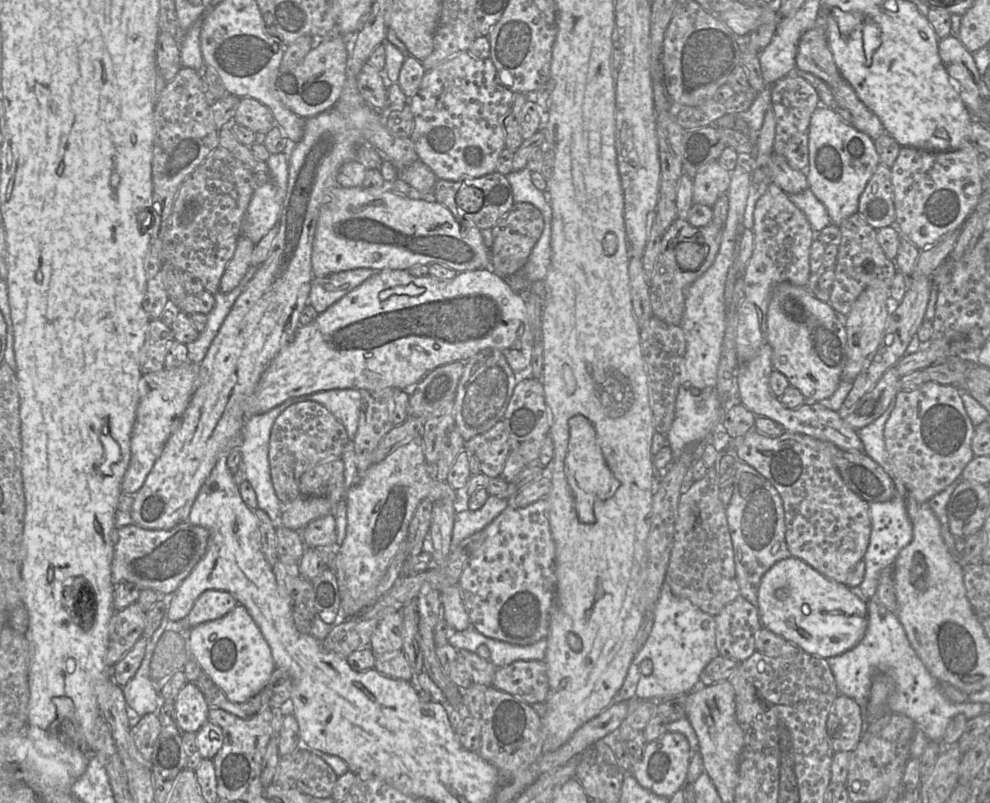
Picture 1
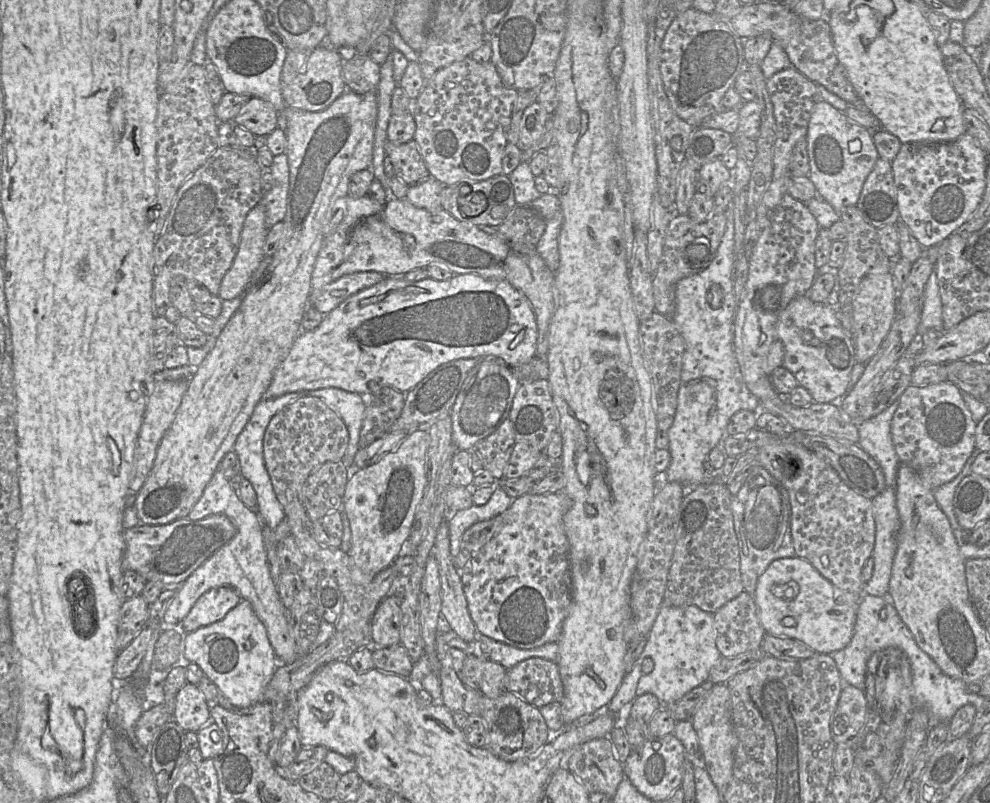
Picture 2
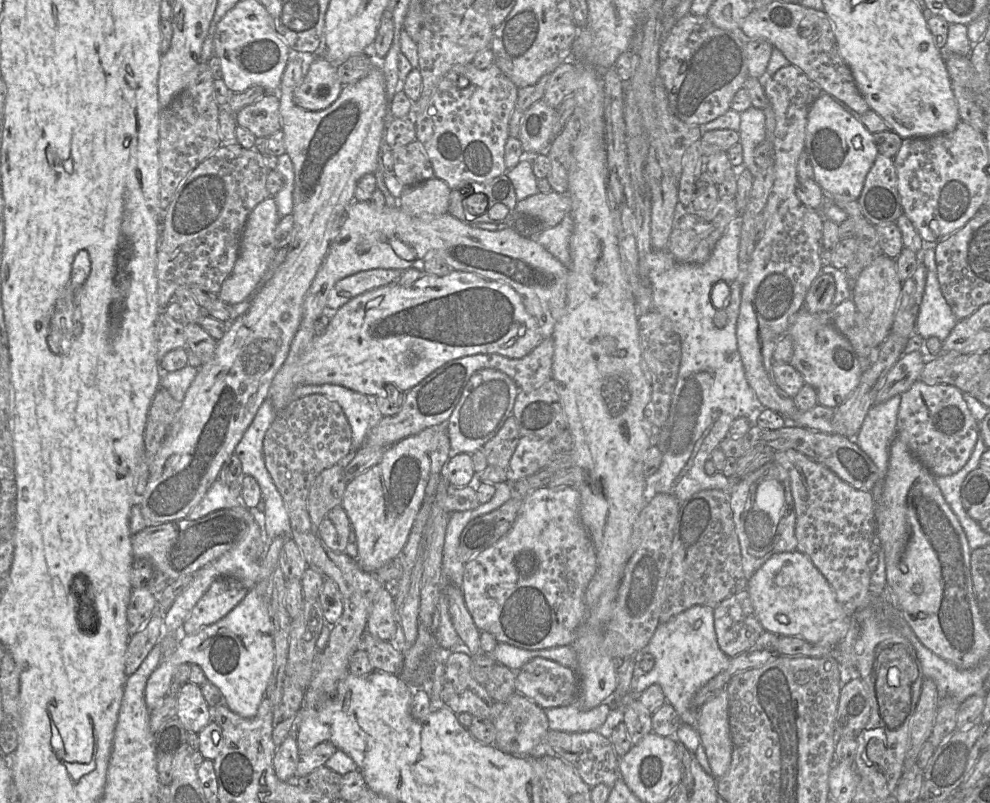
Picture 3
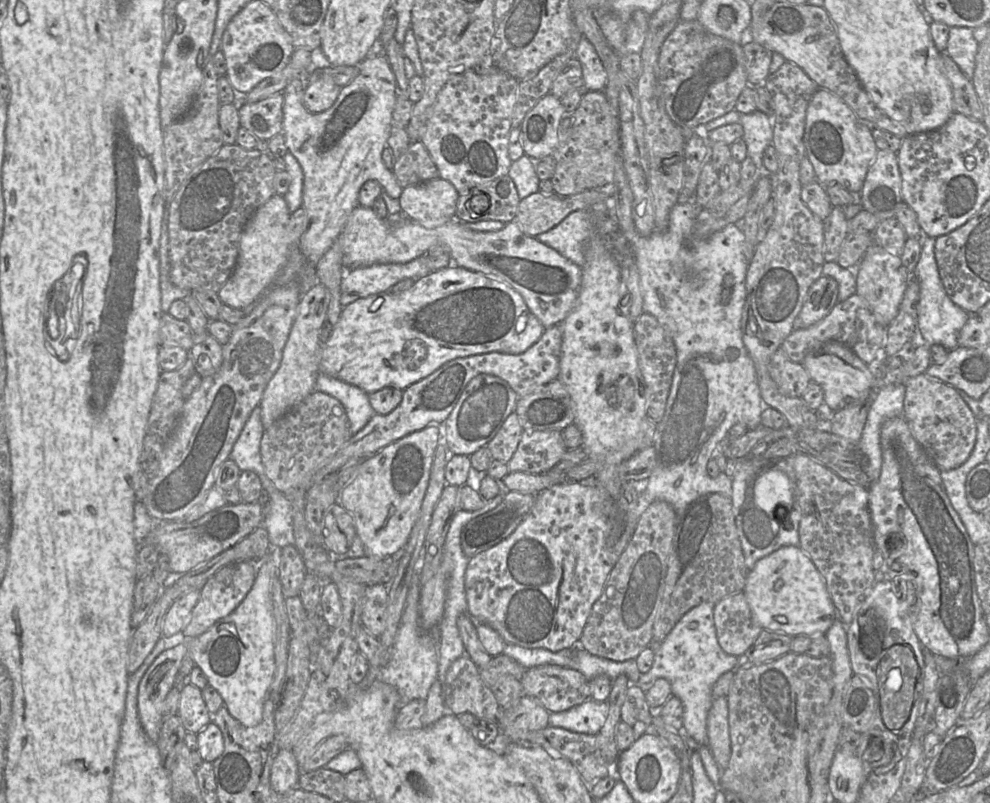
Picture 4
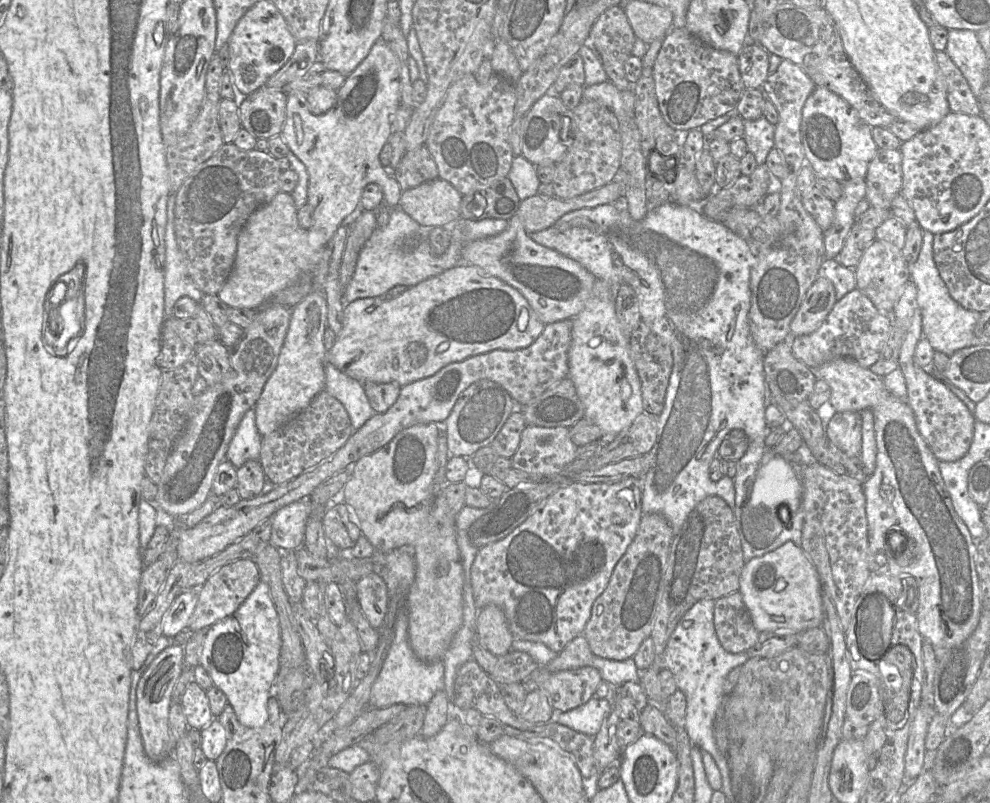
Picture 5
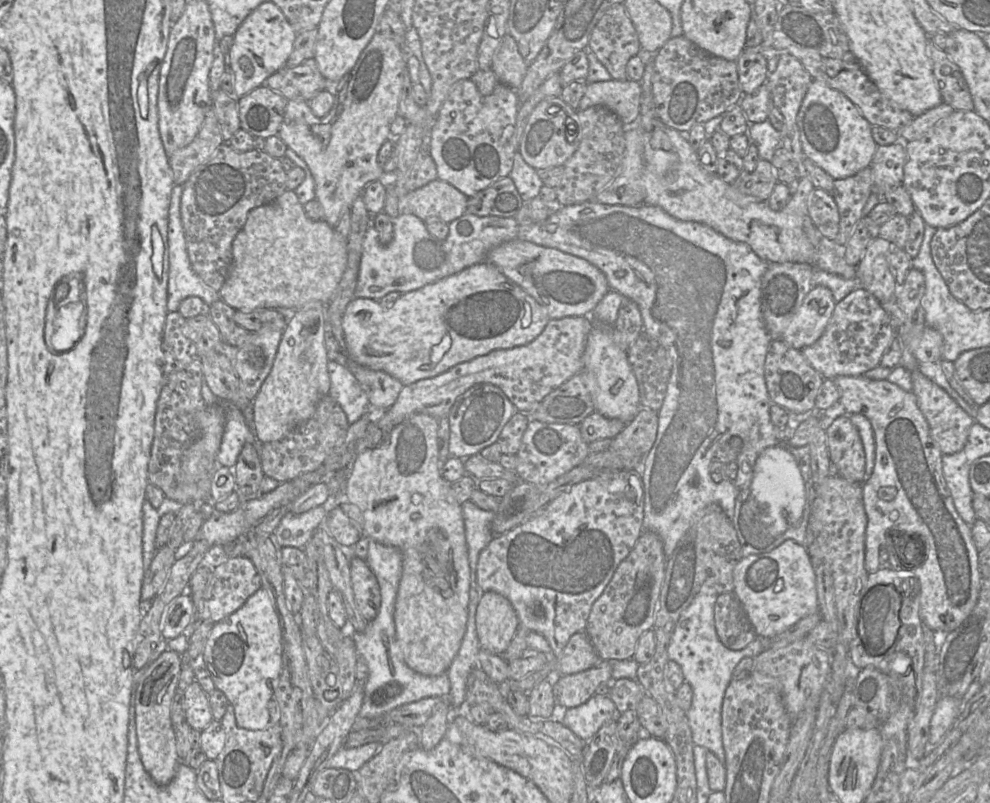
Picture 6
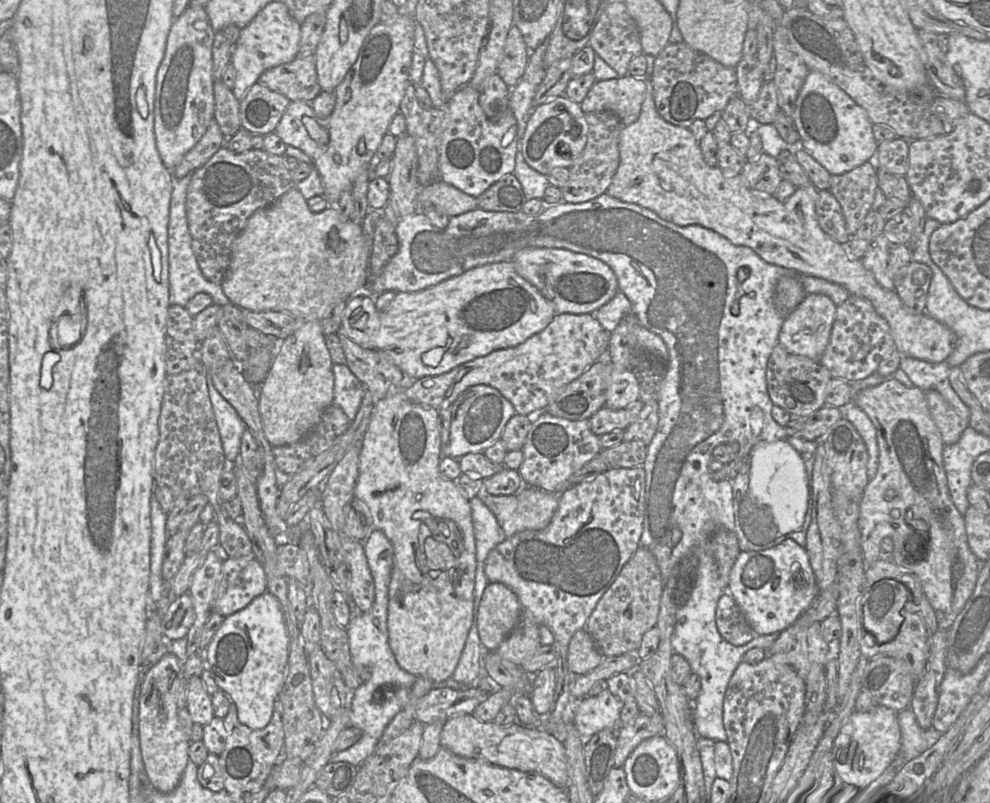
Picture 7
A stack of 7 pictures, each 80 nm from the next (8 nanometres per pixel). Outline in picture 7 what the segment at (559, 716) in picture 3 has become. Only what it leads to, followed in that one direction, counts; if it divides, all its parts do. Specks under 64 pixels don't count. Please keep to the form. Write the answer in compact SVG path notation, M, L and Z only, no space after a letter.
M608 689L597 696L574 701L573 724L582 744L604 729L618 729L623 705Z

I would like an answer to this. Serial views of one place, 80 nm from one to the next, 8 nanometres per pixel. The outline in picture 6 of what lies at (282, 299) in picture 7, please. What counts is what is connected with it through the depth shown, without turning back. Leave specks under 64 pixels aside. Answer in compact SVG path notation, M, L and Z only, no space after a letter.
M286 190L274 201L251 210L243 228L236 235L232 243L232 263L228 276L219 290L220 298L226 304L236 311L254 311L257 309L276 309L286 312L289 316L294 310L297 310L311 301L320 301L327 305L338 287L342 275L347 266L347 239L339 235L335 228L331 227L324 220L312 220L308 218L304 211L304 206L299 202L295 191Z

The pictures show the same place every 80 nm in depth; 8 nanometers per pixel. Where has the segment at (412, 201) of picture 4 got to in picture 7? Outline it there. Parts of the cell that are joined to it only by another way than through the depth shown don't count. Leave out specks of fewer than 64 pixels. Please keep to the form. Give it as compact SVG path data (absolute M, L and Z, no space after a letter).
M438 179L422 187L417 196L419 210L435 207L449 217L478 208L477 199Z

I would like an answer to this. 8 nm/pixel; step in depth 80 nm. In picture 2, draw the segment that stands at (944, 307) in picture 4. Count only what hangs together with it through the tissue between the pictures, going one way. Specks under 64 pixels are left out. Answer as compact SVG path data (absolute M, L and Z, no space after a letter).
M935 269L929 275L924 288L918 333L922 333L927 329L934 329L938 332L945 331L942 319L942 303Z

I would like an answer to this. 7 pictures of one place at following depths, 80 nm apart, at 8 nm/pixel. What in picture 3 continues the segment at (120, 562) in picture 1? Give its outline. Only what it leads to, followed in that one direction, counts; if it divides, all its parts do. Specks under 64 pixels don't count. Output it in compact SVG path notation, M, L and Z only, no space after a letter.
M241 505L217 510L197 520L185 518L147 526L132 535L133 554L135 558L149 560L155 569L168 577L169 582L175 581L182 576L195 574L200 568L235 547L247 533L253 519L253 511Z

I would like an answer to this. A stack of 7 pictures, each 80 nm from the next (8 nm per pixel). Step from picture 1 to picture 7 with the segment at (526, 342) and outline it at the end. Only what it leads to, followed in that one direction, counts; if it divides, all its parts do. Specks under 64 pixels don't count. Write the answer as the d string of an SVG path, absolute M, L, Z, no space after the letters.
M509 260L509 261L491 263L491 264L486 264L486 265L474 267L474 268L462 273L461 275L451 277L449 279L446 279L446 280L444 280L444 281L442 281L442 282L440 282L440 283L438 283L434 286L428 287L428 288L423 289L421 291L398 292L396 294L395 299L392 301L392 303L389 305L389 307L387 307L383 311L378 311L376 309L375 297L373 297L372 295L370 295L367 292L359 292L359 293L355 294L354 296L352 296L351 298L349 298L349 300L347 301L347 305L345 307L345 310L344 310L343 314L342 314L342 325L341 326L344 329L346 335L352 341L354 341L355 343L357 343L358 345L360 345L363 348L373 349L373 350L377 350L377 351L381 351L381 352L386 353L393 360L395 365L402 371L402 373L405 375L405 377L407 377L409 380L416 380L416 379L420 379L420 378L427 377L427 376L438 376L438 375L447 373L447 372L451 371L452 369L454 369L455 367L457 367L461 364L464 364L466 362L469 362L469 361L471 361L473 359L476 359L476 358L479 358L479 357L486 356L486 355L488 355L489 353L491 353L495 350L515 347L515 346L525 342L531 336L533 336L533 335L541 332L542 330L544 330L550 324L550 322L552 321L552 319L554 318L555 315L556 315L556 310L555 310L554 304L552 302L550 302L549 300L547 300L534 285L532 285L526 279L521 277L516 272L513 262Z

